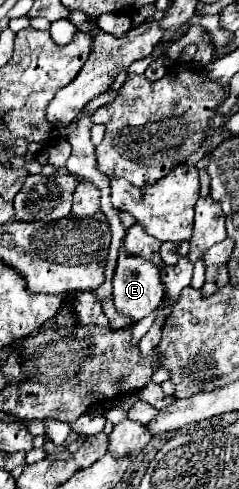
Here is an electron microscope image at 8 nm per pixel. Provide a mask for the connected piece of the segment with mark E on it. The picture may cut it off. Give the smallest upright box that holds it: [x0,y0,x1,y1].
[112,249,164,321]

